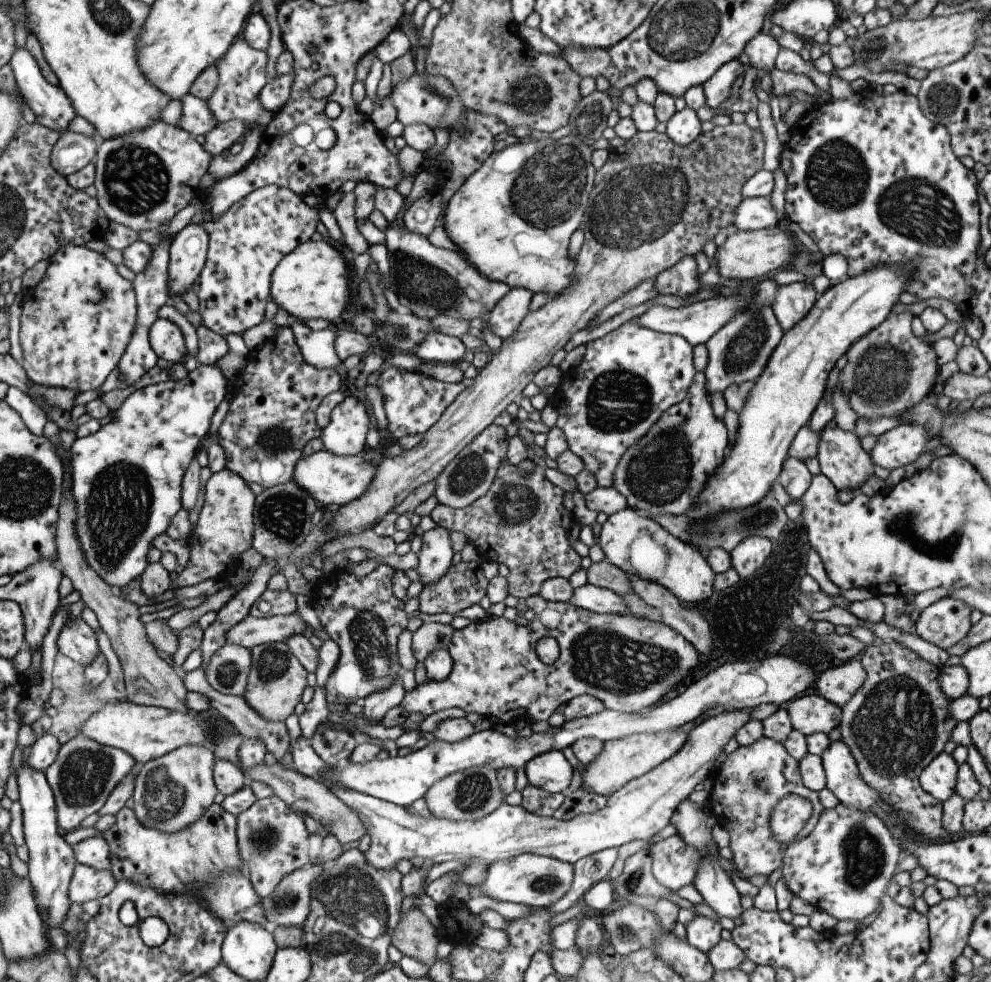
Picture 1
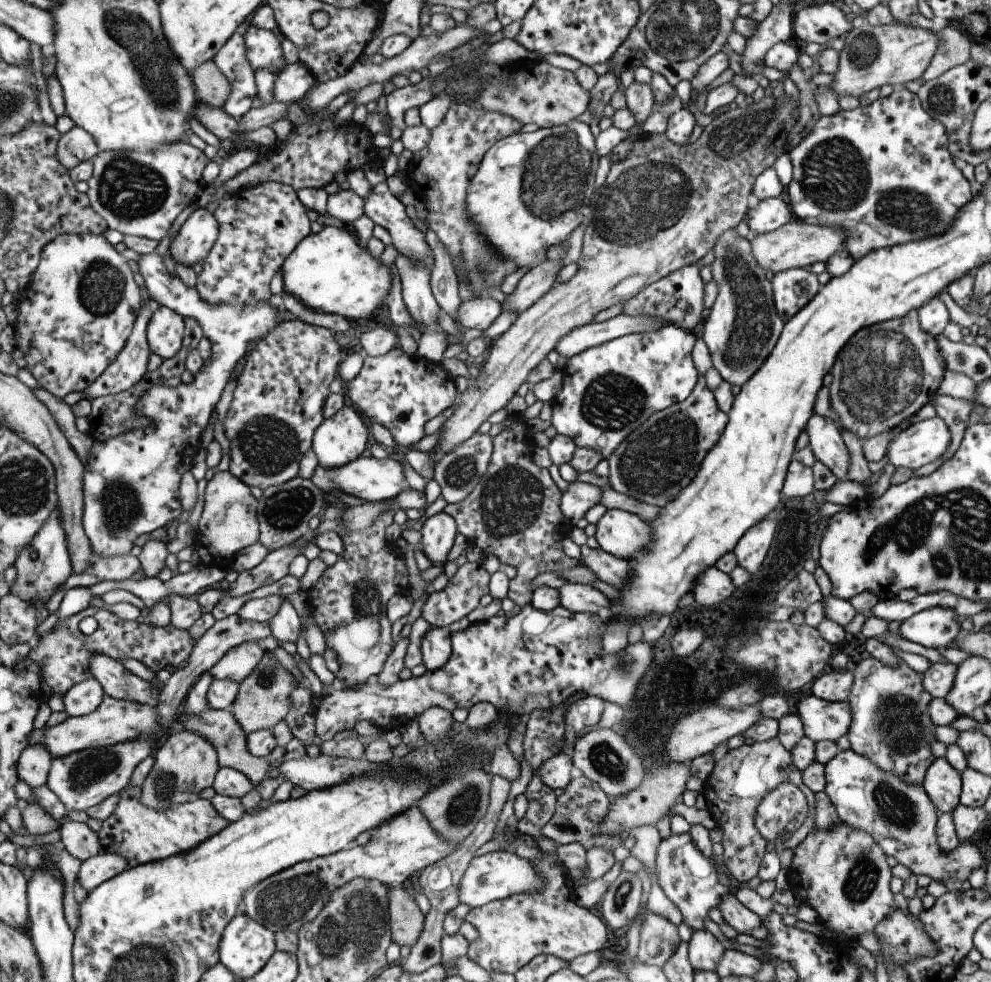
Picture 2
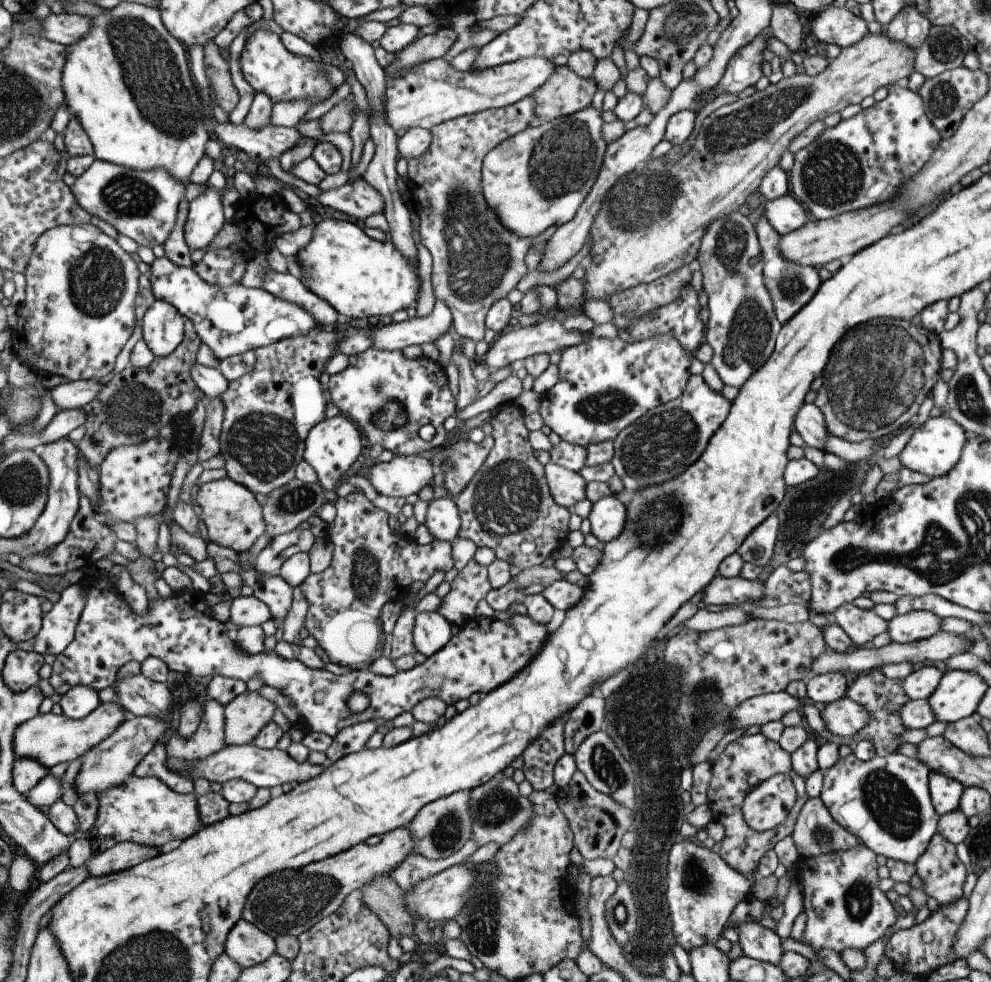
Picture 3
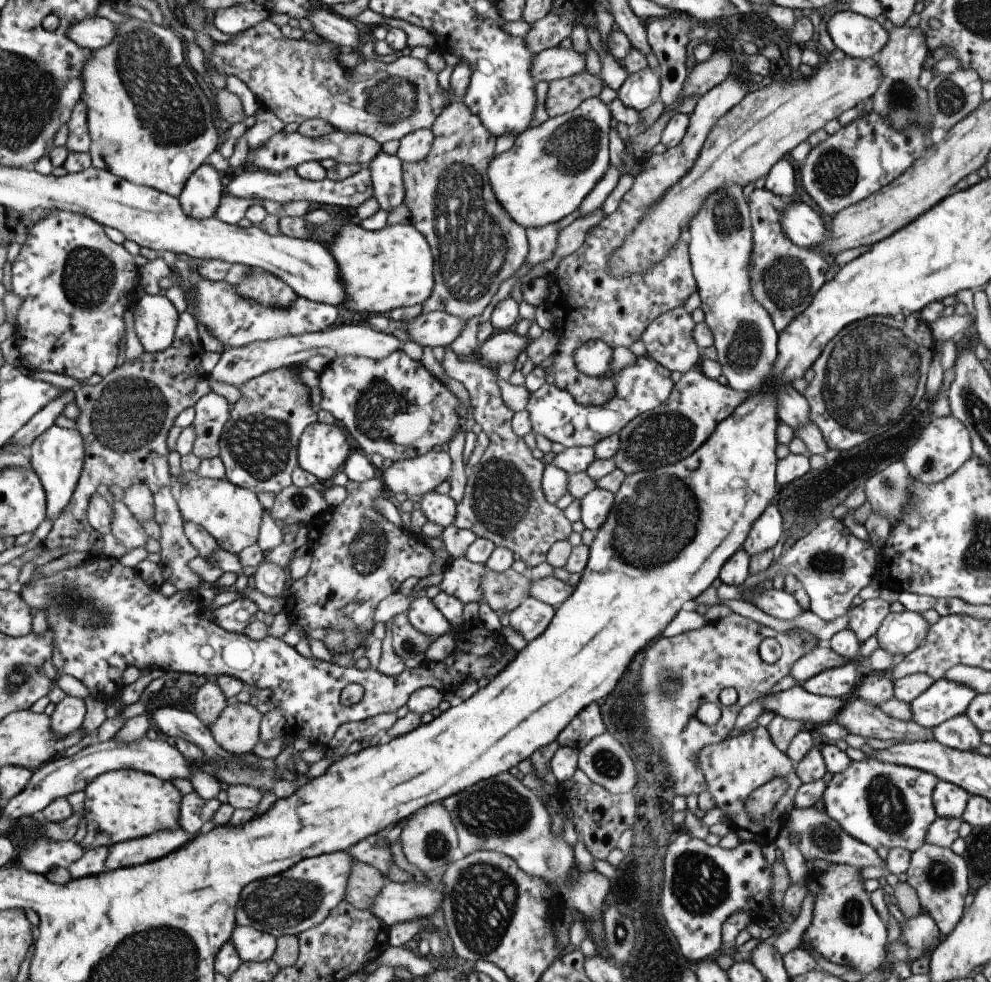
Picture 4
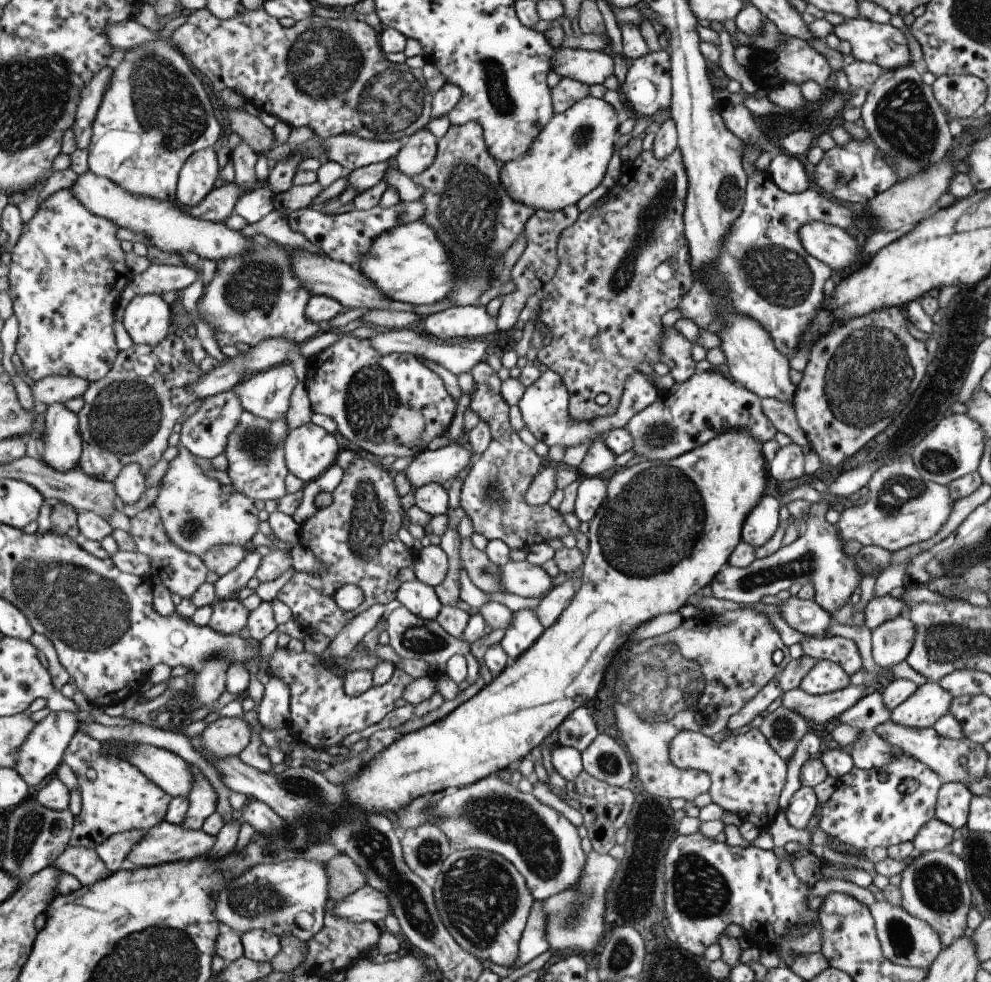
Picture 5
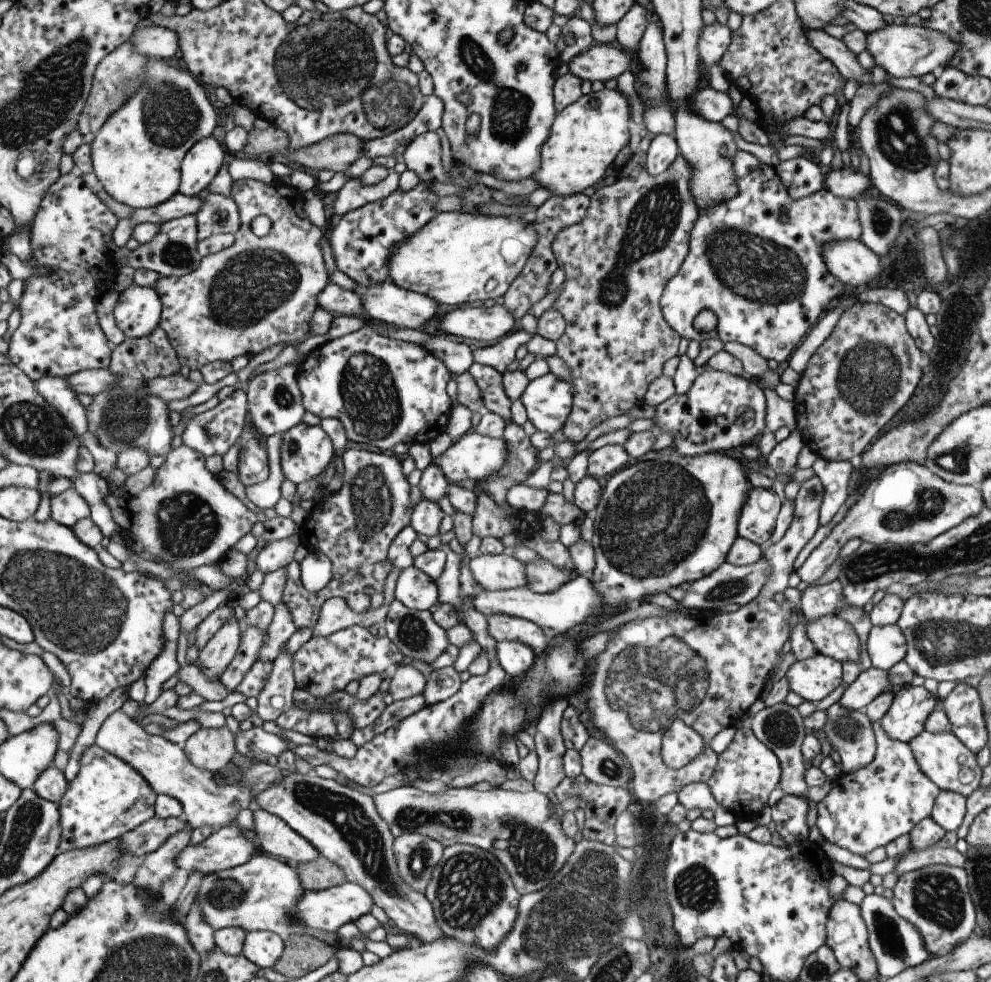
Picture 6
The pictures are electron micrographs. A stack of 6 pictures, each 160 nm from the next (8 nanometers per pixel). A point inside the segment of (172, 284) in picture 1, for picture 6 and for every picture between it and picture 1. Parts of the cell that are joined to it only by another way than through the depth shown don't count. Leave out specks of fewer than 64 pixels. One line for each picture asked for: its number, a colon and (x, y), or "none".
2: (194, 239)
3: (204, 219)
4: (200, 196)
5: (197, 176)
6: (199, 166)

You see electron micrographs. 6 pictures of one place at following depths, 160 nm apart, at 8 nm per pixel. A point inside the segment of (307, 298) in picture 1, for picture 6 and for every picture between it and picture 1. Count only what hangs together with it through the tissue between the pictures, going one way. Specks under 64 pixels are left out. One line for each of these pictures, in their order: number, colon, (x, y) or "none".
2: (328, 271)
3: (359, 277)
4: (382, 270)
5: (408, 264)
6: (456, 258)

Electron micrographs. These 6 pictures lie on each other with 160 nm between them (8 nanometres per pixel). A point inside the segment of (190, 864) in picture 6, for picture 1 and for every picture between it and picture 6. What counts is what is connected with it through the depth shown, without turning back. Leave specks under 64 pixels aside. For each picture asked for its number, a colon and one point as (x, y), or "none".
1: (87, 884)
2: (93, 871)
3: (121, 856)
4: (128, 853)
5: (164, 843)

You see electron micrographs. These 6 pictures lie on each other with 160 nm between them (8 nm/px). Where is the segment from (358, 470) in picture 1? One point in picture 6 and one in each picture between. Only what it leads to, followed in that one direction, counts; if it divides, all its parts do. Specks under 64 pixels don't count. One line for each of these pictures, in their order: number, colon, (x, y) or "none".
2: (370, 479)
3: (402, 475)
4: (417, 475)
5: (443, 464)
6: (472, 458)

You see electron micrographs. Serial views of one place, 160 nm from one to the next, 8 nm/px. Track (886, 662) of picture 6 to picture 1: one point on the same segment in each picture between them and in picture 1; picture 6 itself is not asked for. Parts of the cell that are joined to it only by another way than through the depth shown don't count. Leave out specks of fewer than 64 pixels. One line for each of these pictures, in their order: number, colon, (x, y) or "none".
1: (944, 622)
2: (936, 628)
3: (913, 626)
4: (899, 633)
5: (891, 642)

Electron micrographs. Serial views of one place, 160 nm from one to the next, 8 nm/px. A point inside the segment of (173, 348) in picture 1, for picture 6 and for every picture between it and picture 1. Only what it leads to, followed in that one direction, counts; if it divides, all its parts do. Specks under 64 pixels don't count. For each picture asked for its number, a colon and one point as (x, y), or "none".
2: (164, 331)
3: (162, 326)
4: (155, 319)
5: (146, 320)
6: (137, 311)

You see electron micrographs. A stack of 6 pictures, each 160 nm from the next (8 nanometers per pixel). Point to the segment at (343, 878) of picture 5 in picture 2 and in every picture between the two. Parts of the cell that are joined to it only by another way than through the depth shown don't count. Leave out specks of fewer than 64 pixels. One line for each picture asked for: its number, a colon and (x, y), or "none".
2: (406, 917)
3: (383, 897)
4: (364, 883)

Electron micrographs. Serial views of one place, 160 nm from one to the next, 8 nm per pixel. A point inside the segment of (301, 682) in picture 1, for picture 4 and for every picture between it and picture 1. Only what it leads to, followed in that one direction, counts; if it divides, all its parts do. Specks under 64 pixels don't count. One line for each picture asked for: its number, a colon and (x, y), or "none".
2: (262, 699)
3: (244, 716)
4: (235, 730)

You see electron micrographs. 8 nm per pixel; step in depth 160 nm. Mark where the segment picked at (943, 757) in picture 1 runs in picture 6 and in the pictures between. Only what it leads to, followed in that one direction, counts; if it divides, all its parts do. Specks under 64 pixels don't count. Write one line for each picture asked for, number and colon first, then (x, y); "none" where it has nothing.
2: (941, 783)
3: (944, 793)
4: (948, 800)
5: (952, 802)
6: (948, 809)

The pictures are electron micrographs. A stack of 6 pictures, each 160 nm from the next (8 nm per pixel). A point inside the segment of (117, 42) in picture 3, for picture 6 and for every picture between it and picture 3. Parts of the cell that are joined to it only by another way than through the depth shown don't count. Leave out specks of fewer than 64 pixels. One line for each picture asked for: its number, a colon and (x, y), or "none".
4: (149, 122)
5: (155, 114)
6: (136, 157)

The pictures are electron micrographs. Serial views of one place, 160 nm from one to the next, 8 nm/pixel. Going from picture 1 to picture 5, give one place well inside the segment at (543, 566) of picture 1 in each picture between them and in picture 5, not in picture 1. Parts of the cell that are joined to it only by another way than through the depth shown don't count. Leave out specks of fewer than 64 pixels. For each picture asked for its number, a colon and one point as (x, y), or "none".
2: (513, 513)
3: (506, 502)
4: (502, 501)
5: (493, 487)

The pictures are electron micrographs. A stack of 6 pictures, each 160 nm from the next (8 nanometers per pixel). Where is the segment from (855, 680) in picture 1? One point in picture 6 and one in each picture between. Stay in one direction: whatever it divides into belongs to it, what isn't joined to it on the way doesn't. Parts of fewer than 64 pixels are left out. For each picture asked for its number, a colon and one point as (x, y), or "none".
2: (831, 686)
3: (830, 686)
4: (836, 682)
5: (824, 677)
6: (812, 679)

